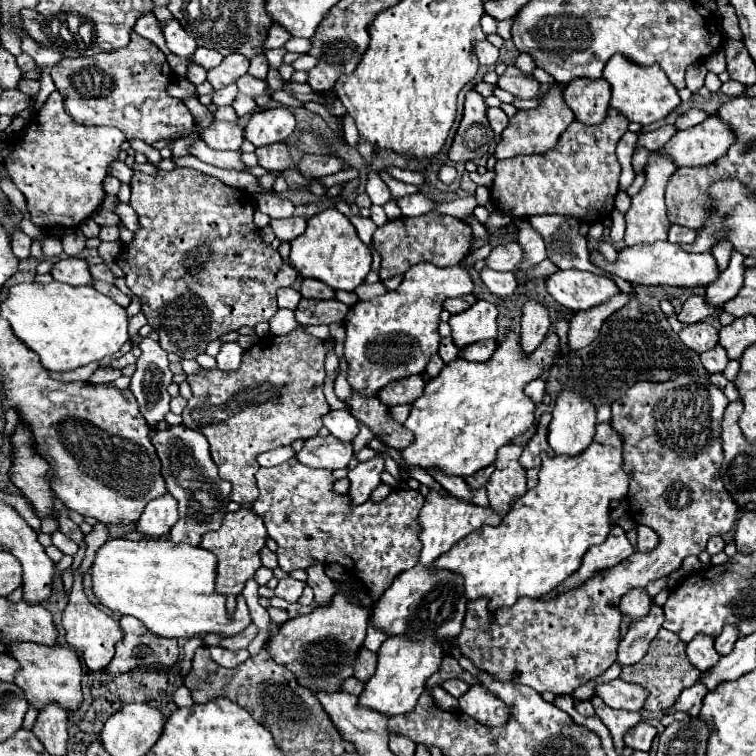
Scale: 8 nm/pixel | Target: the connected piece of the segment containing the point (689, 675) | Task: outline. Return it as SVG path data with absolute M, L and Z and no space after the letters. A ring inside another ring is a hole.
M668 629L658 631L654 641L650 643L648 653L640 659L638 665L624 667L620 673L622 681L636 683L636 685L642 685L644 689L648 689L648 697L644 703L644 709L648 709L648 711L662 711L662 709L672 707L674 701L678 699L678 695L684 689L692 687L698 681L698 677L700 677L700 671L688 663L686 643L682 643L680 637L676 637L676 633L670 633Z

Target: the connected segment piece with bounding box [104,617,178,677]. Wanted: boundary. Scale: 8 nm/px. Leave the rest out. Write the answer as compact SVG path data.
M122 617L120 627L124 631L124 639L120 641L120 645L116 645L116 655L104 669L110 677L128 673L138 665L160 663L172 667L178 661L176 639L156 637L154 633L148 633L148 629L144 629L144 625L140 625L140 621L136 621L134 617Z

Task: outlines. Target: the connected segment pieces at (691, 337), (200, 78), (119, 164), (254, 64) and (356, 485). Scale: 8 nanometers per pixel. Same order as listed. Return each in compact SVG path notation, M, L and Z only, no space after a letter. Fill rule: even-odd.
M710 323L686 325L678 335L680 335L680 341L696 353L704 353L718 343L718 331Z
M188 57L188 73L186 73L186 77L188 77L190 83L200 85L200 83L206 81L206 71L196 61L192 61L192 57Z
M116 159L112 165L108 165L110 169L108 169L108 173L112 175L112 177L116 177L116 179L120 179L122 183L130 183L130 179L132 179L132 169L124 163L124 161L120 161L120 159Z
M258 53L252 61L250 61L250 69L248 73L256 79L266 79L266 73L268 73L268 61L264 57L264 53Z
M382 455L362 461L354 469L348 471L348 479L350 479L348 497L352 499L352 505L360 505L370 497L370 493L380 485L382 471L384 471L384 457Z

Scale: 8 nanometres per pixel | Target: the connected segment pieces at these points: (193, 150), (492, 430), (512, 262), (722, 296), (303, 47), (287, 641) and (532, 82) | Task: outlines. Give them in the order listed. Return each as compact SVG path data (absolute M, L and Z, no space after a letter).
M196 139L190 147L190 155L198 157L200 161L220 167L220 169L236 169L236 171L244 171L244 163L240 161L240 153L238 151L216 151L212 147L208 147L202 139Z
M508 331L504 339L496 345L494 355L484 363L472 363L462 357L448 363L440 375L428 381L422 397L418 397L412 403L410 417L406 419L404 427L414 431L414 443L402 451L406 465L418 465L422 469L438 467L448 475L460 475L468 477L476 473L478 469L484 469L486 465L496 461L496 451L510 443L514 437L522 435L534 421L534 403L524 393L524 387L538 379L546 369L554 365L554 359L560 355L560 339L556 333L550 333L544 337L540 347L532 351L530 355L522 351L520 337L514 331Z
M510 241L494 247L486 259L486 265L496 271L516 271L522 261L524 261L522 245L518 241Z
M734 251L728 269L722 271L720 277L706 287L704 299L714 307L724 307L724 303L736 297L736 293L740 291L742 277L744 277L744 255L740 257L740 253Z
M292 37L286 43L286 49L294 51L294 53L308 53L310 51L310 39L296 39L296 37Z
M338 591L330 605L316 607L308 615L288 619L268 639L266 651L278 665L284 665L288 671L292 671L296 681L310 691L340 691L340 685L354 675L354 659L364 645L368 613L372 607L372 599L366 591L358 591L358 595L362 597L362 605L352 605L346 593Z
M510 65L506 69L506 73L502 77L498 77L498 87L520 99L538 97L538 81L532 75L524 75L514 65Z

